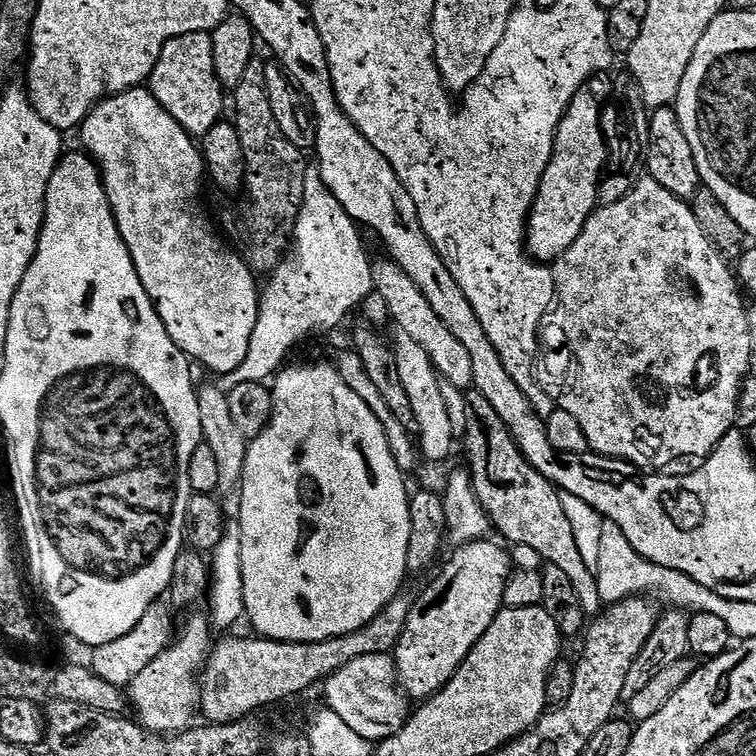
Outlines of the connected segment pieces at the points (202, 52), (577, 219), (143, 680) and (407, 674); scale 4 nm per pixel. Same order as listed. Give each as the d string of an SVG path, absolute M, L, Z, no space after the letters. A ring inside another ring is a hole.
M195 32L166 42L152 71L150 90L193 138L203 138L214 125L221 123L226 89L216 76L211 35Z
M597 74L574 94L566 114L556 131L556 141L550 162L546 166L546 174L542 174L542 182L538 186L536 200L532 203L532 212L528 215L528 231L526 233L526 251L533 260L551 265L582 234L586 222L592 217L598 207L600 198L600 182L605 175L604 159L608 156L608 148L604 145L604 128L600 125L600 115L604 112L604 103L609 103L612 95L613 81L607 75Z
M196 618L189 622L184 636L169 644L166 651L158 654L138 678L128 685L127 699L136 707L135 719L150 732L175 734L193 727L198 720L200 706L200 673L212 653L214 628L207 619ZM205 620L205 621L204 621ZM180 640L180 641L179 641ZM197 716L197 720L196 720Z
M491 539L476 540L472 544L461 544L455 549L456 553L448 560L444 569L439 569L440 577L419 597L415 597L410 618L406 618L406 630L402 638L396 643L394 659L396 661L396 675L400 681L404 695L416 702L423 702L436 692L441 692L454 678L454 674L462 666L462 662L474 650L474 646L486 634L488 627L500 609L504 607L504 595L508 580L513 574L514 565L509 549L499 548L491 544Z

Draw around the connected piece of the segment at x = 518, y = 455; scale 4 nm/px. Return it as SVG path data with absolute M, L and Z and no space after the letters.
M475 390L467 393L468 411L471 413L468 418L468 431L463 437L464 452L468 455L466 470L472 475L472 485L482 502L482 506L488 511L488 519L491 527L496 528L508 539L509 545L521 544L531 546L541 561L559 566L570 578L574 590L578 590L578 602L582 602L582 610L585 617L595 618L604 611L606 605L602 594L598 594L598 582L596 573L586 562L582 562L582 554L578 554L578 545L574 543L574 533L570 527L570 521L566 518L566 510L562 510L562 493L556 485L551 484L522 454L522 450L516 444L515 438L510 434L506 422L498 418L498 413L494 411L494 406L482 398L482 394Z

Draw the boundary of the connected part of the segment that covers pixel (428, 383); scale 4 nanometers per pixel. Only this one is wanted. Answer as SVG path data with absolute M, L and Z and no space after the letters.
M397 331L394 347L398 362L398 375L402 378L402 387L410 397L410 407L414 410L416 426L415 435L418 437L418 447L425 461L433 460L440 464L452 452L452 443L457 443L458 437L450 426L450 417L446 410L446 402L442 399L442 381L436 368L430 362L430 354L410 338L410 334Z

